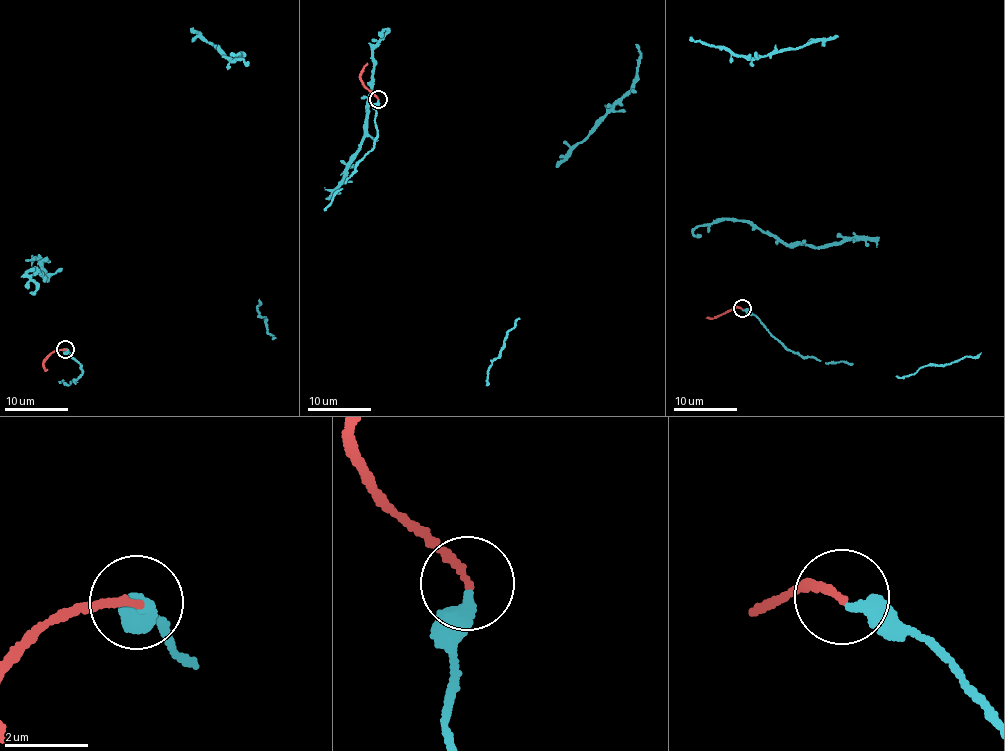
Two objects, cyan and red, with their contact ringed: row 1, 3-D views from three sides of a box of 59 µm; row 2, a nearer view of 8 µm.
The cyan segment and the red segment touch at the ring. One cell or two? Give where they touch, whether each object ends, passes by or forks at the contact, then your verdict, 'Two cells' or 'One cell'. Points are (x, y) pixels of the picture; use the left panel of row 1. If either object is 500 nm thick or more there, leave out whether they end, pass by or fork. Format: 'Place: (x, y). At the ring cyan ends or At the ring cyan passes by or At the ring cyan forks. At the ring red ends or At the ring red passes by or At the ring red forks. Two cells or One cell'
Place: (65, 349). At the ring cyan ends. At the ring red ends. One cell

